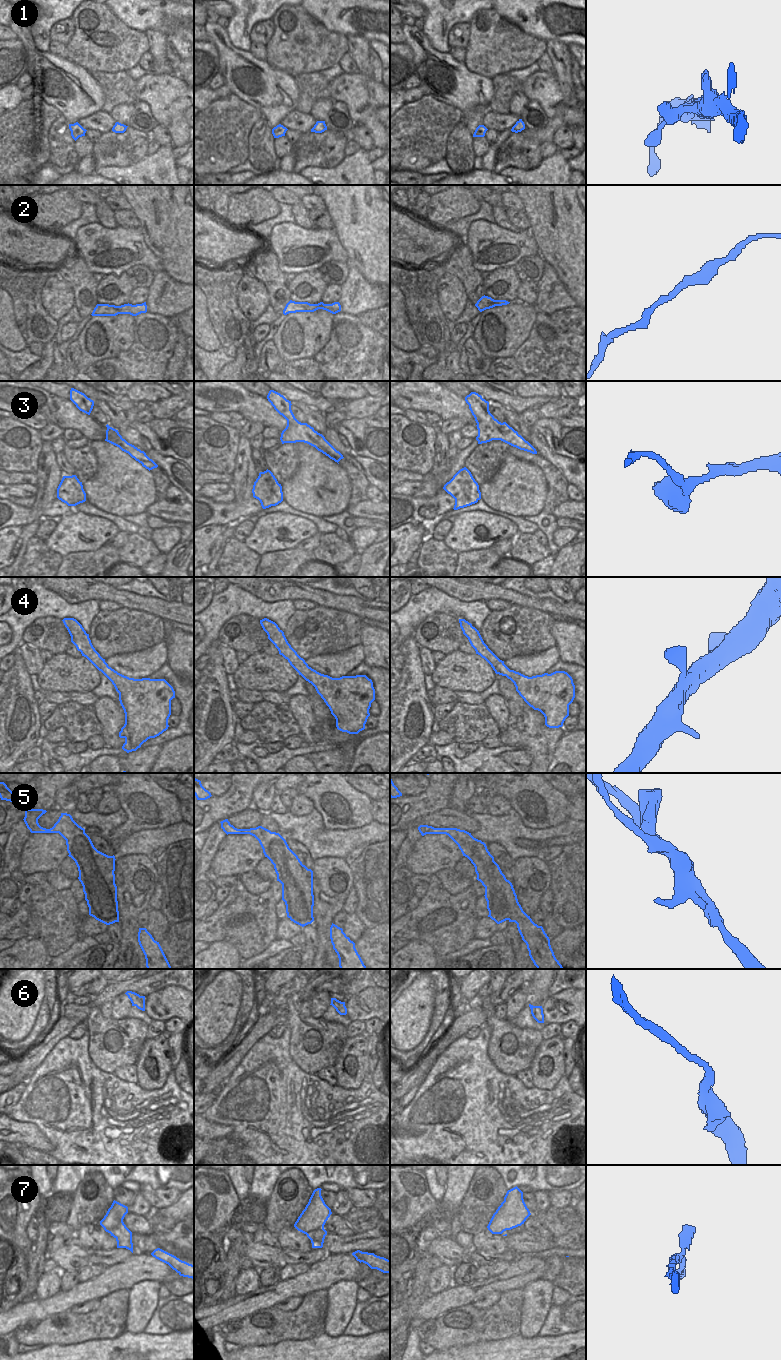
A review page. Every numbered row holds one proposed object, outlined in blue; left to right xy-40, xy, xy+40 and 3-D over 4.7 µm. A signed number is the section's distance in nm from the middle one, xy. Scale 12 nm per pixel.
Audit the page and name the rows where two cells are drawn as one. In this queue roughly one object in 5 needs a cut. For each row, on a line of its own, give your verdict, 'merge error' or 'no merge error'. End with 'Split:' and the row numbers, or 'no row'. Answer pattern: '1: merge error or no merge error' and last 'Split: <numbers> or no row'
1: no merge error
2: no merge error
3: no merge error
4: no merge error
5: merge error
6: no merge error
7: merge error
Split: 5, 7

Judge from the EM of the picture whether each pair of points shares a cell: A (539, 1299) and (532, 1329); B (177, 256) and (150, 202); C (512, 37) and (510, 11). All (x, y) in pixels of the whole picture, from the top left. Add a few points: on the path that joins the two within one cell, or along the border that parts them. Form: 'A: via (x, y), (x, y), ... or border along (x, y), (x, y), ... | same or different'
A: via (536, 1306), (532, 1322) | same
B: via (177, 243), (177, 229), (163, 215) | same
C: border along (495, 10), (524, 32), (531, 35) | different

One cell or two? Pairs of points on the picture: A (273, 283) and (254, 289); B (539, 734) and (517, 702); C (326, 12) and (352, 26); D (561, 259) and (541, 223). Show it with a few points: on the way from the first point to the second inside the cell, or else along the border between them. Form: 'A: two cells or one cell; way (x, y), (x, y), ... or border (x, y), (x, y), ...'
A: two cells; border (246, 272), (257, 278), (264, 285), (270, 304)
B: one cell; way (531, 726), (523, 718), (519, 710)
C: one cell; way (332, 12), (346, 20)
D: one cell; way (561, 250), (561, 243), (550, 232)

